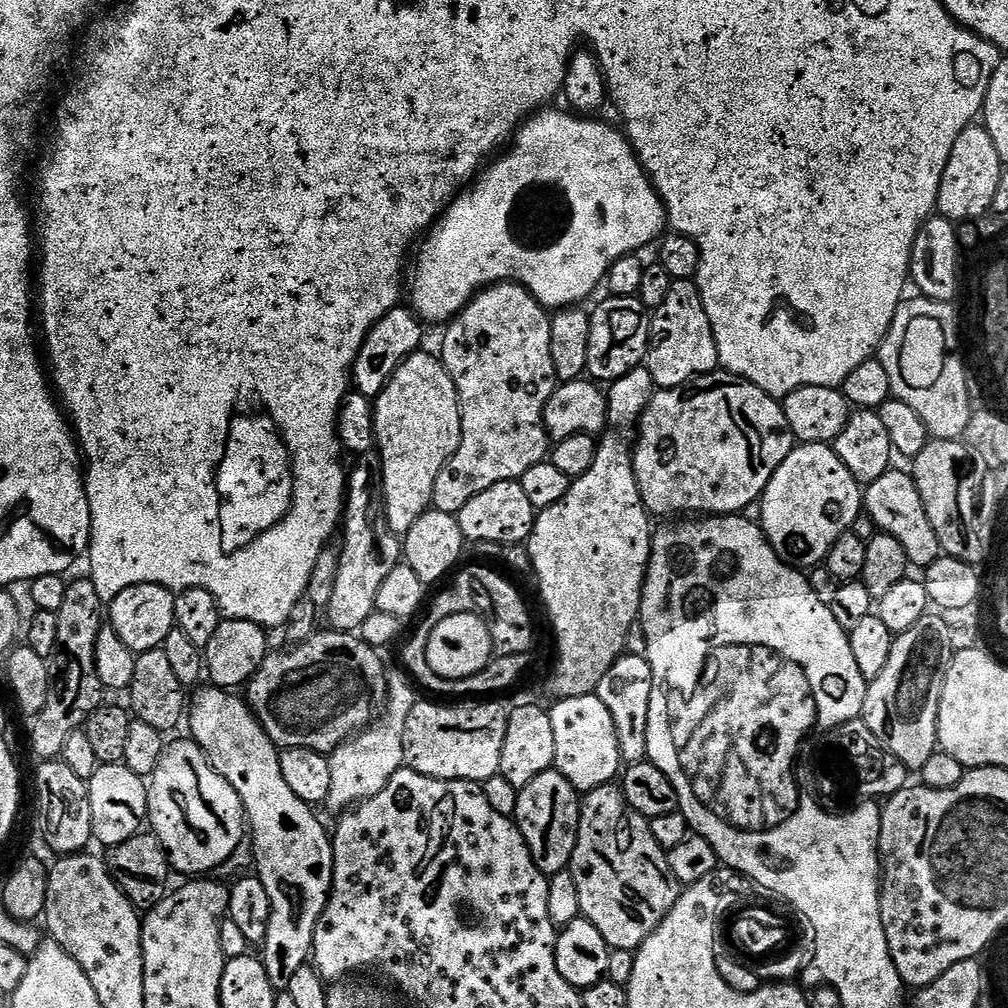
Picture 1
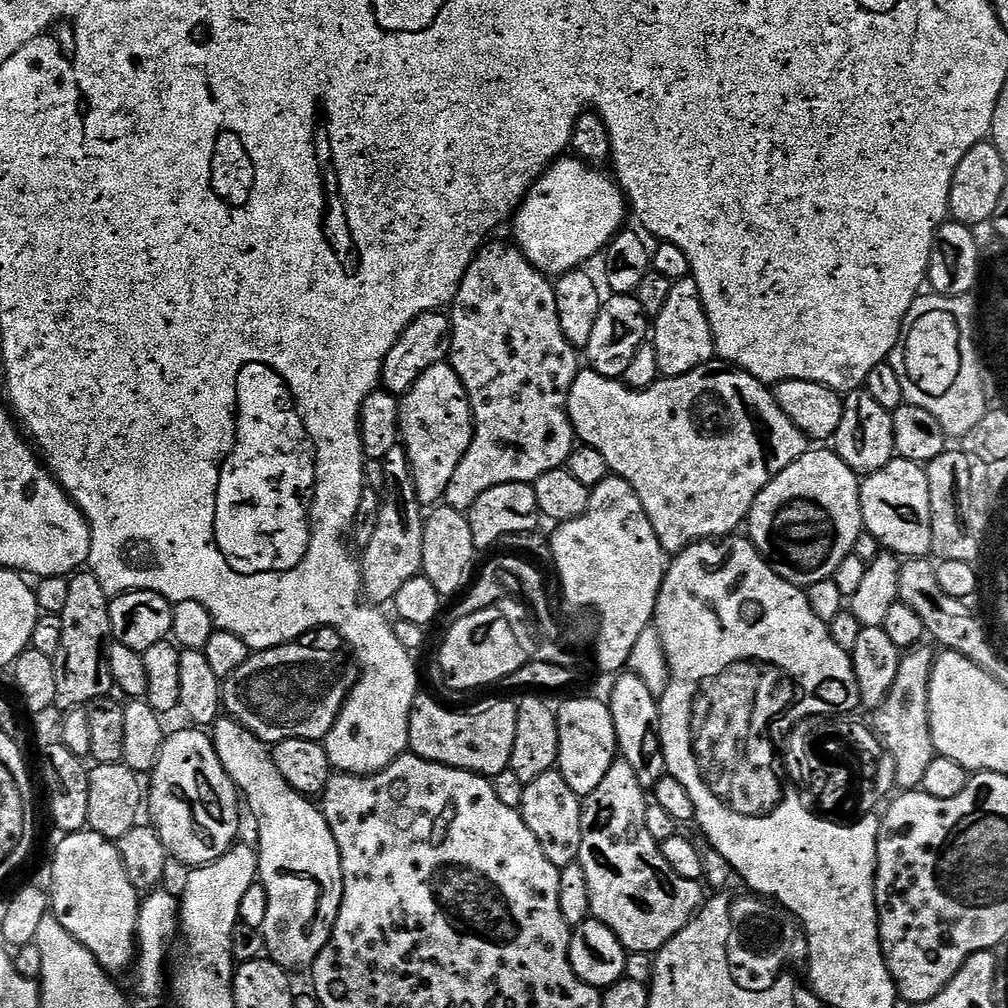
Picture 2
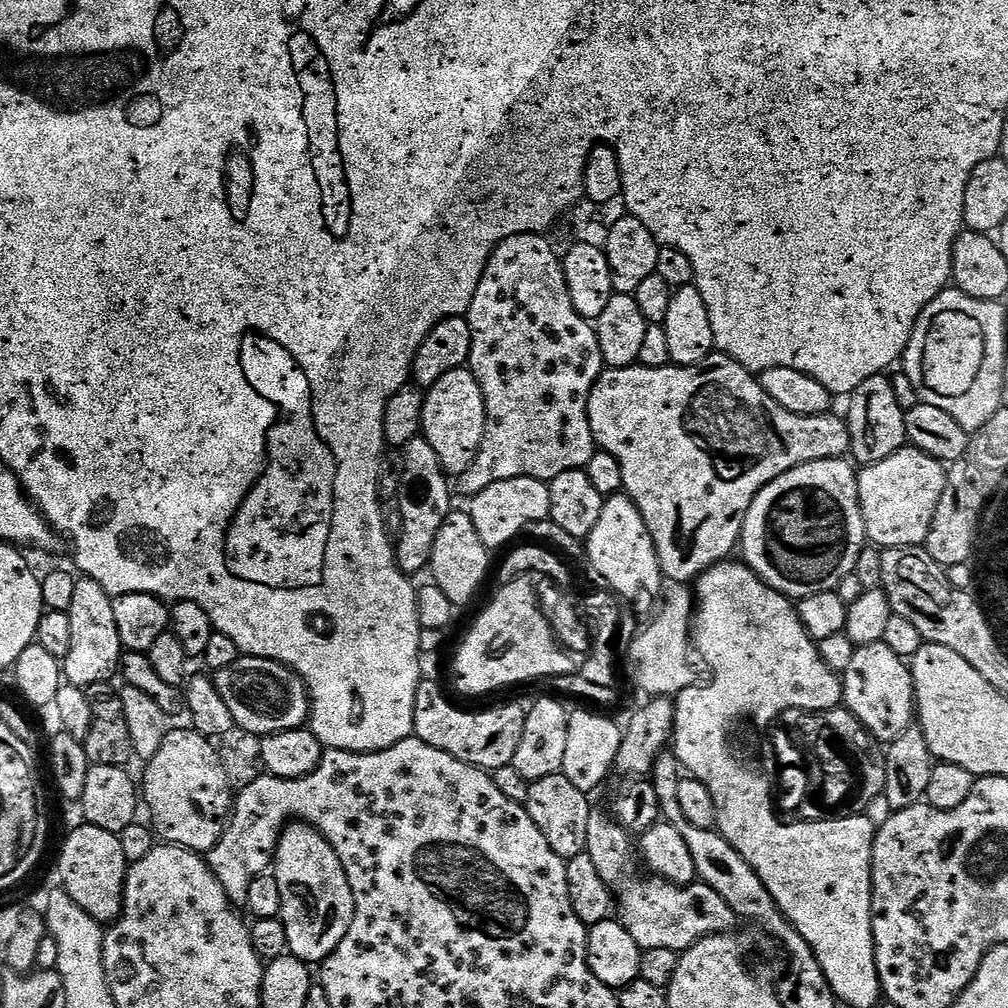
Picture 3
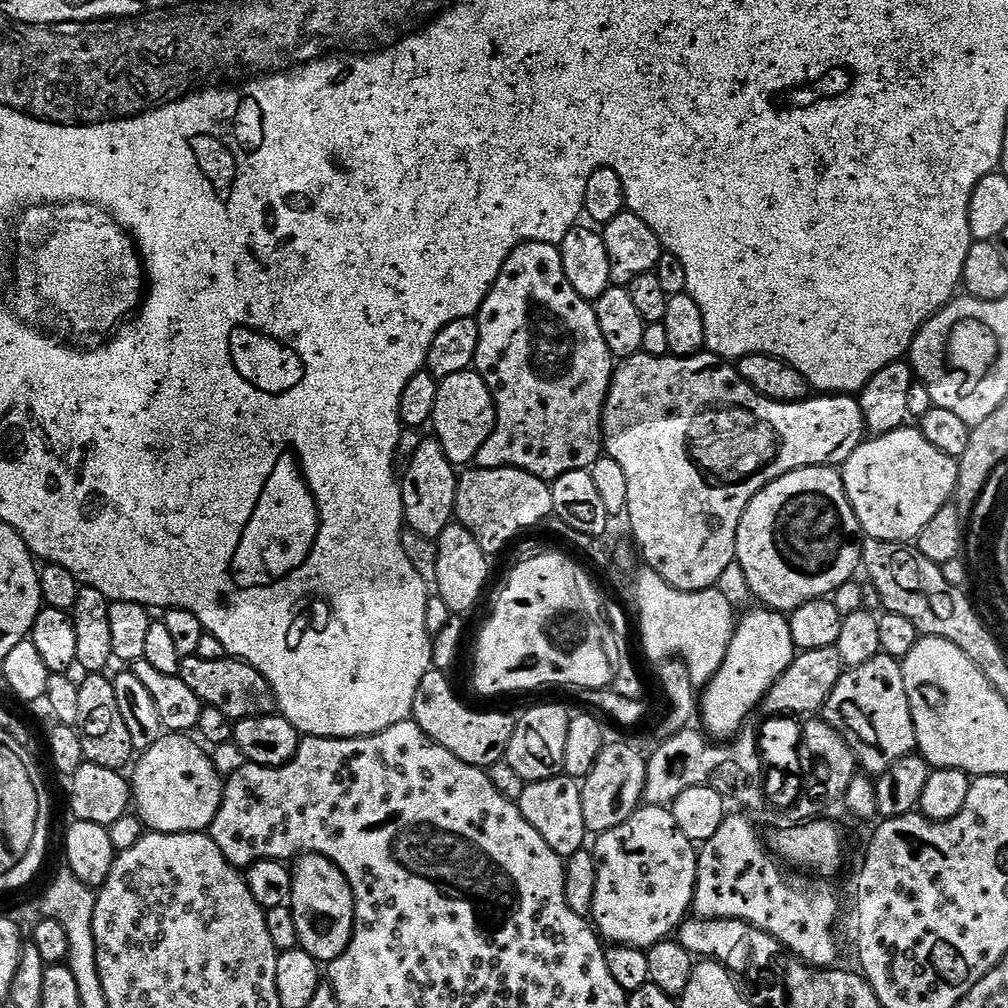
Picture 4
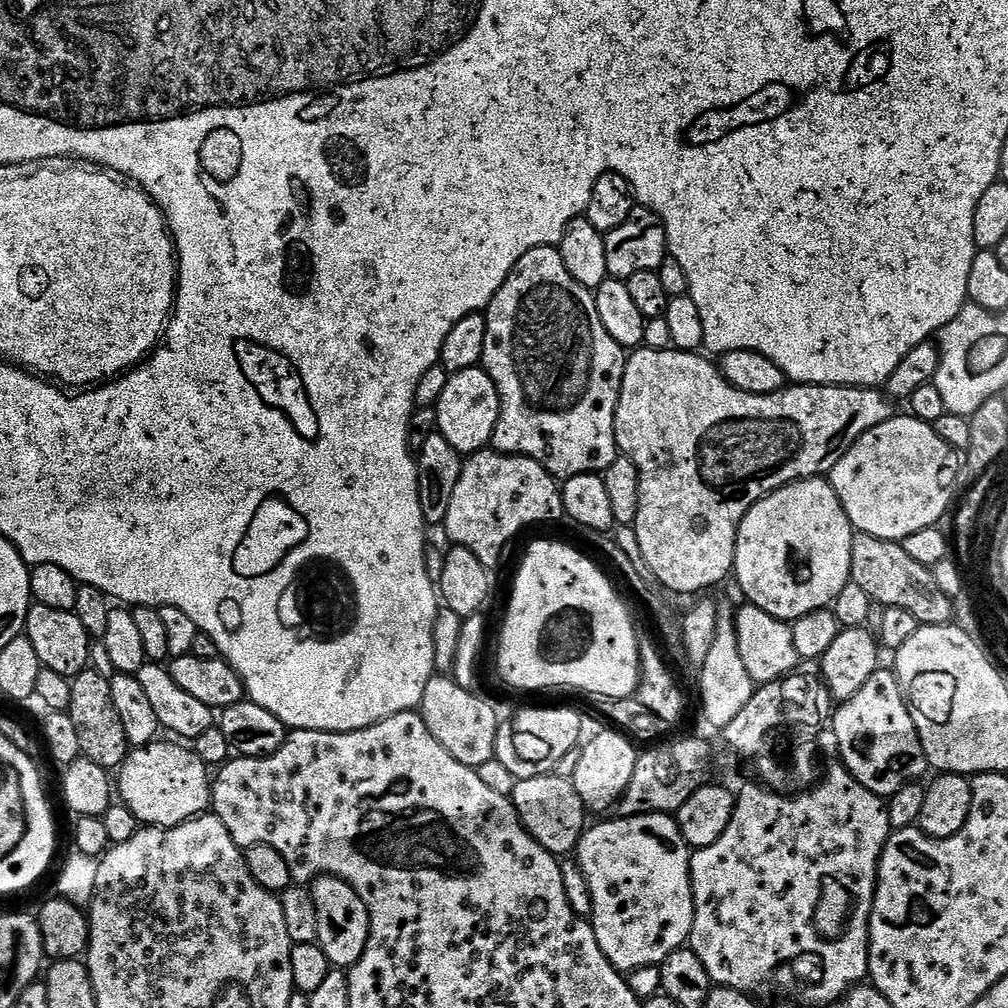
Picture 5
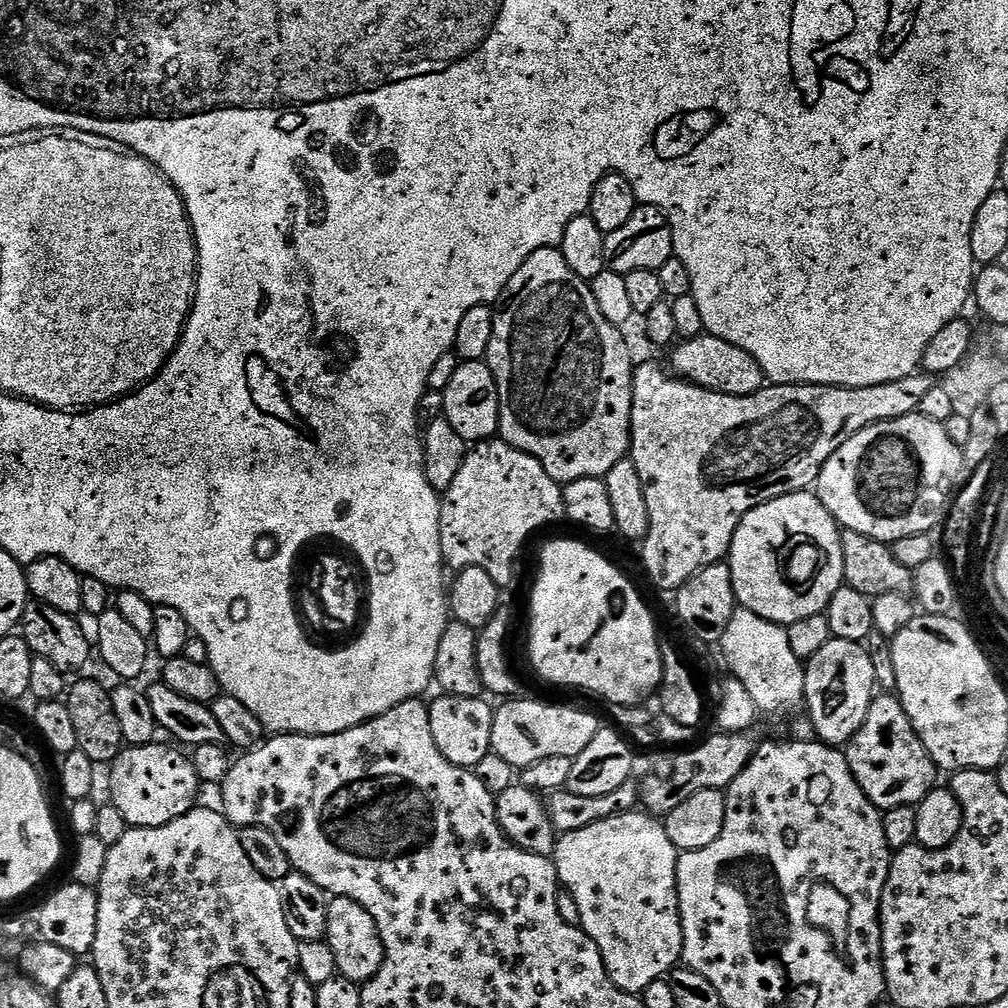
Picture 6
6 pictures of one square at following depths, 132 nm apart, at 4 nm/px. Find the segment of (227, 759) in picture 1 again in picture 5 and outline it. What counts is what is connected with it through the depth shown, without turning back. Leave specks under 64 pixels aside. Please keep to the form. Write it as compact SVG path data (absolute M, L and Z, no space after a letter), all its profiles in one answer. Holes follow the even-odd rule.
M317 876L311 881L310 891L314 898L314 910L318 910L318 934L316 943L326 954L329 965L340 970L355 966L362 958L370 934L370 914L366 902L344 880L337 876Z

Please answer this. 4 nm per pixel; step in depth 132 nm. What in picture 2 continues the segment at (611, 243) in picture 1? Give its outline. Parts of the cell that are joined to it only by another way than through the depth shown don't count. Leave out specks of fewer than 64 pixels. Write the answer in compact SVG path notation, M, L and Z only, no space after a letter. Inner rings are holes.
M568 154L546 169L536 179L536 184L528 192L528 197L514 214L510 229L516 237L514 243L522 255L532 263L539 272L549 278L559 278L567 272L583 269L587 260L601 255L608 243L625 227L624 219L630 216L630 205L624 189L611 175L603 172L603 167L593 166L587 160Z

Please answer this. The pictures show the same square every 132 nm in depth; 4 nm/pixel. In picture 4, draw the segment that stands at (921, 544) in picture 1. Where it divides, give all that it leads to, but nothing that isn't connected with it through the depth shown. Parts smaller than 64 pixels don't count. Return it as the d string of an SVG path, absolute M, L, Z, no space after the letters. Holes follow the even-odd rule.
M905 426L887 432L875 438L865 439L863 444L850 454L850 458L842 465L844 489L850 498L850 506L858 518L863 535L874 540L894 540L897 542L912 542L926 530L930 518L938 514L955 497L958 489L957 457L942 454L942 450L930 446L921 434L919 427Z

